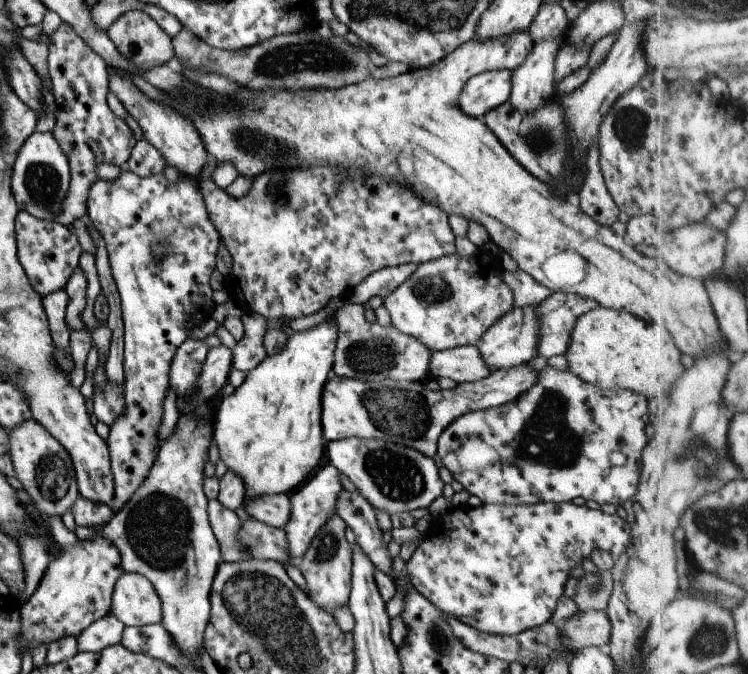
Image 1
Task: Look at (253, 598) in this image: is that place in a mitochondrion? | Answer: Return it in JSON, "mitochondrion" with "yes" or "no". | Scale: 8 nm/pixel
{"mitochondrion":"yes"}

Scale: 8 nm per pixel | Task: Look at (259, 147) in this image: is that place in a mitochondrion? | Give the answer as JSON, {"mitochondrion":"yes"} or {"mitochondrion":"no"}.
{"mitochondrion":"yes"}

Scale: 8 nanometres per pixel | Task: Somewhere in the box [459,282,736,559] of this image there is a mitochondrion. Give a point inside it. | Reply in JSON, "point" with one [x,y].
{"point":[524,453]}

